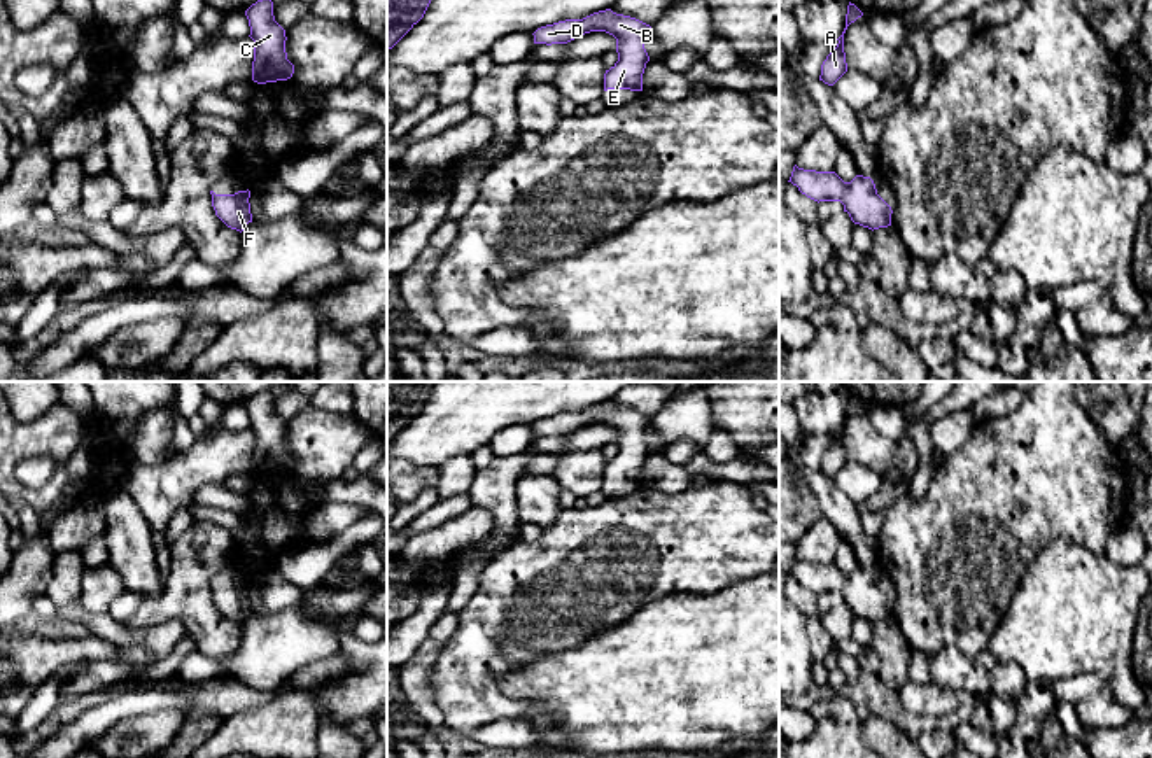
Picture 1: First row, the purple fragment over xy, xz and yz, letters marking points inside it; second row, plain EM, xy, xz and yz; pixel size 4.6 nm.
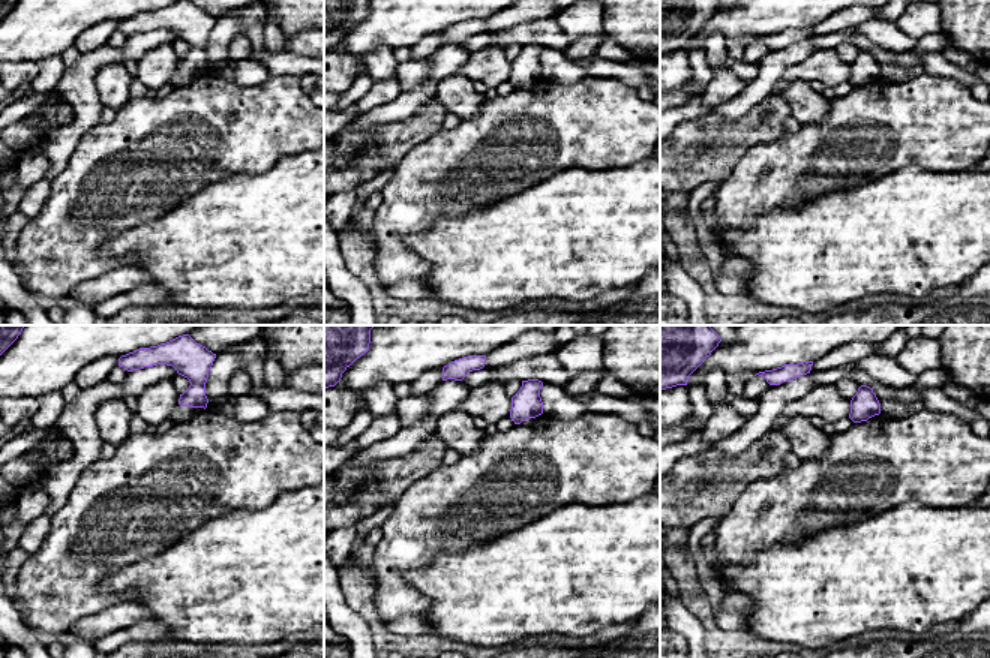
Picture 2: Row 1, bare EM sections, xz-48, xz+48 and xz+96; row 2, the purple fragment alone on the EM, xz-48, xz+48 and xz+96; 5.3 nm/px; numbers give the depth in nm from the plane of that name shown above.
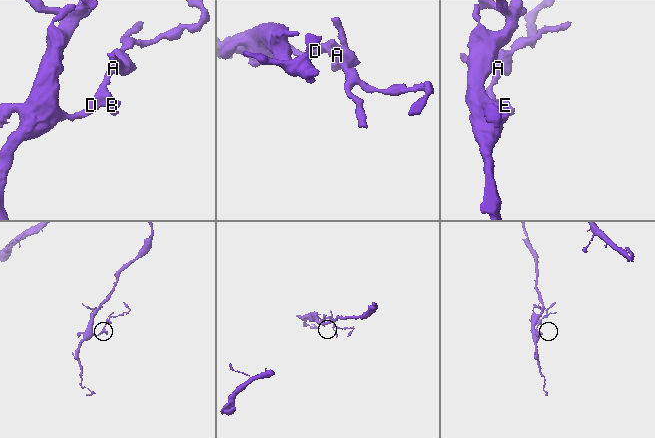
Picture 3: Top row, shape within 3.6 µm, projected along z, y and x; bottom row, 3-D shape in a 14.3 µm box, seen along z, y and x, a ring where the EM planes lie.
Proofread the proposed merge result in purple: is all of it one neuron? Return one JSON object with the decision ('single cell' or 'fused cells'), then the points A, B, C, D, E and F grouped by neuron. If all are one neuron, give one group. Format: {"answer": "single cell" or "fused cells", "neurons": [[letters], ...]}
{"answer": "single cell", "neurons": [["A", "B", "C", "D", "E", "F"]]}

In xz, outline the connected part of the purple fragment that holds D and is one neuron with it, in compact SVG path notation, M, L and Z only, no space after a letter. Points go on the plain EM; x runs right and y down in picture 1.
M611 401L594 404L583 411L565 411L537 420L534 436L567 436L590 424L606 424L616 431L618 453L604 466L604 483L643 483L643 466L650 448L644 431L651 418Z

